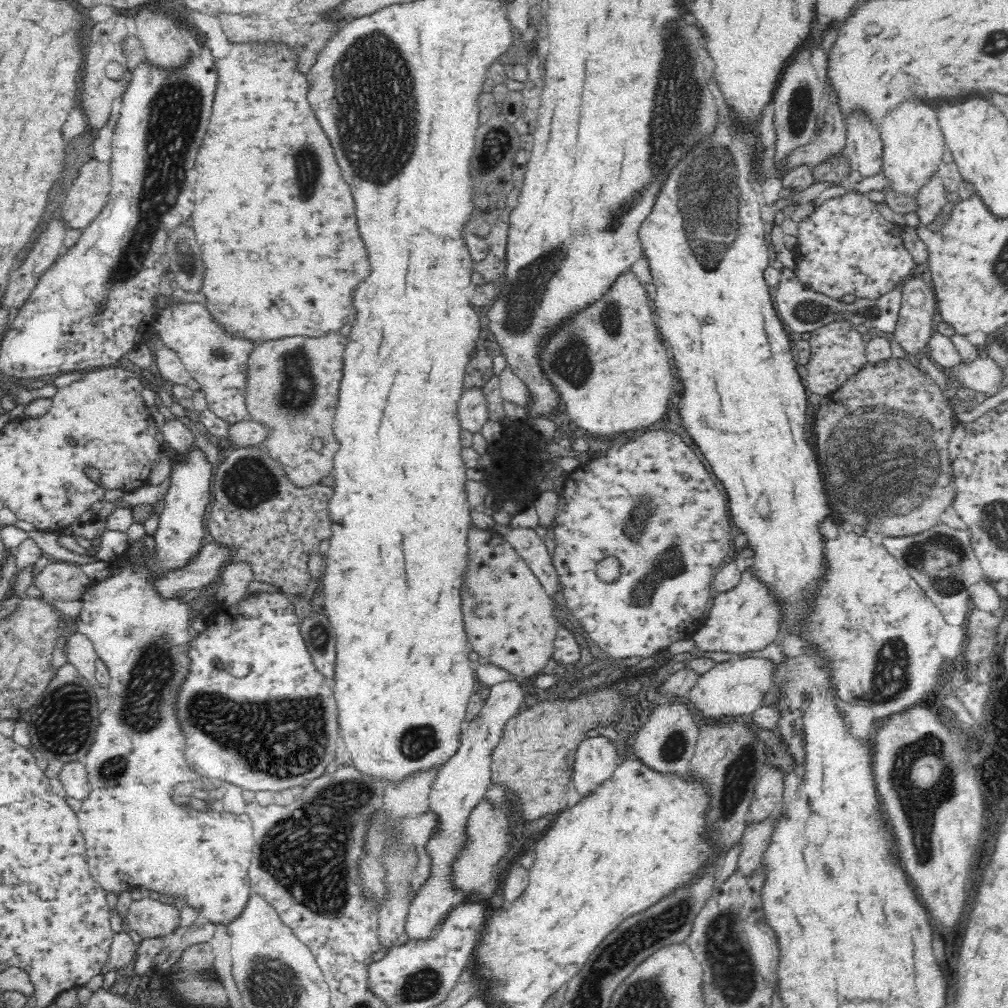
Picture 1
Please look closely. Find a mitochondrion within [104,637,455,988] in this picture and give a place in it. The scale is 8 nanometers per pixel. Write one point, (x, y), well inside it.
(304, 855)

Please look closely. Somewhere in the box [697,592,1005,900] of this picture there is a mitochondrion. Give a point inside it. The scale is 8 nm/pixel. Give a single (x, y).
(919, 807)

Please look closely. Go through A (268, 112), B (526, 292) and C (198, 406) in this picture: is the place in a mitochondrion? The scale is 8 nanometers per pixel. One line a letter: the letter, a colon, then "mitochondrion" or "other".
A: other
B: mitochondrion
C: other

